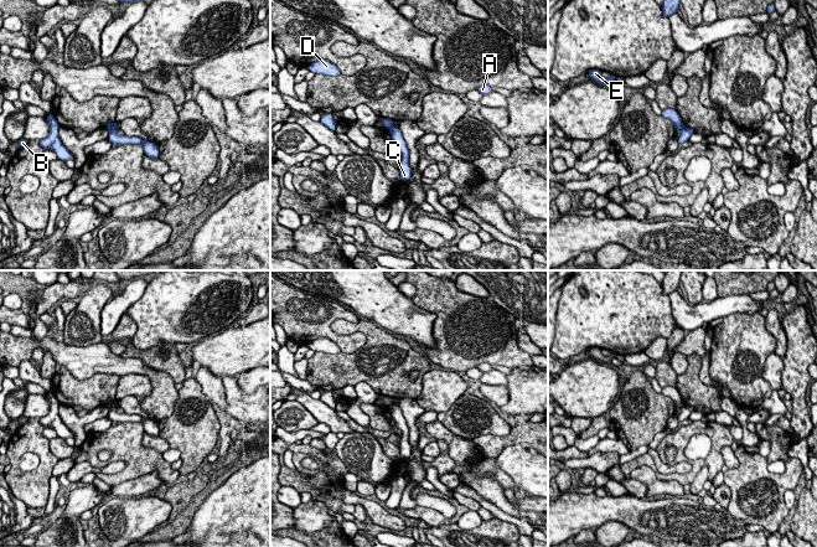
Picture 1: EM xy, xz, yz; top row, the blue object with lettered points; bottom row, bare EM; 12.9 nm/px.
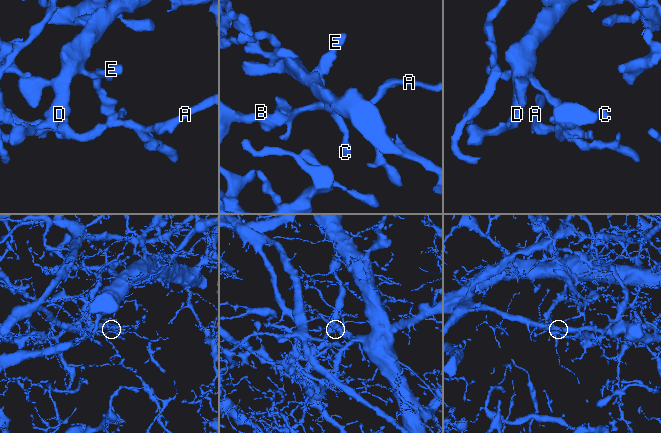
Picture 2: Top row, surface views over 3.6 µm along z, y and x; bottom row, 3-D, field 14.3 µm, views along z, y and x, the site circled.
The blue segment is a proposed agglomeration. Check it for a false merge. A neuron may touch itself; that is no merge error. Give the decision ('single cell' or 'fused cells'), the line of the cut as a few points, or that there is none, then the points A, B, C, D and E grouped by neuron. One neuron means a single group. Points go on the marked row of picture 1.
fused cells; cut in yz along (684, 127), (681, 130); A B C / D E

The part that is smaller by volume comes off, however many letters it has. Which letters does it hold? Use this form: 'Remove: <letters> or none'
Remove: A, B, C

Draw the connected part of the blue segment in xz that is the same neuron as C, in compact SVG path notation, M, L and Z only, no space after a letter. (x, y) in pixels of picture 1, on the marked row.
M391 127L387 128L392 135L392 139L394 140L397 149L402 153L402 162L399 164L399 174L400 174L400 181L408 181L412 176L412 169L409 166L409 150L407 146L407 143L404 141L402 136L402 131L399 128Z

